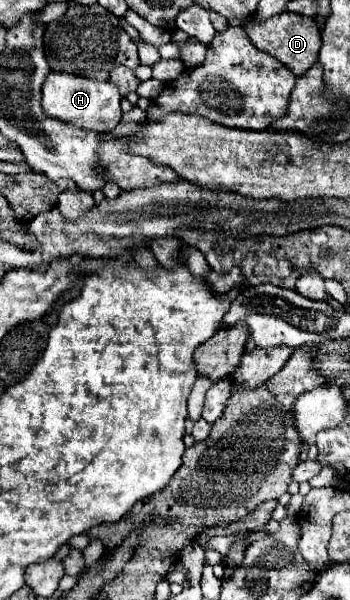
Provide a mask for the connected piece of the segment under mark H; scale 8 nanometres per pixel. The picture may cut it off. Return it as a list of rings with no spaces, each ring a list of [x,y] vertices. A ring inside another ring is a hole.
[[[50,72],[42,86],[42,106],[48,116],[56,116],[58,120],[94,132],[110,132],[118,126],[118,122],[122,120],[120,100],[122,96],[116,84],[112,84],[110,80],[72,76],[66,72]]]

